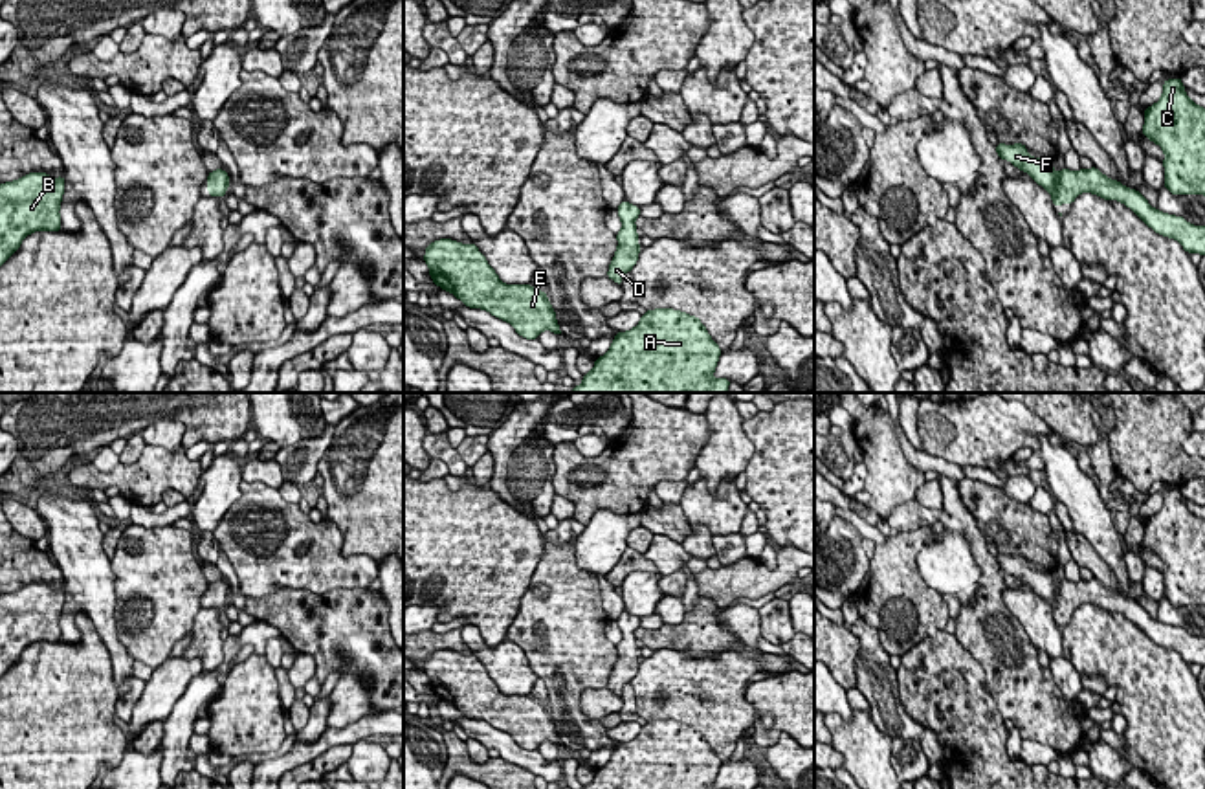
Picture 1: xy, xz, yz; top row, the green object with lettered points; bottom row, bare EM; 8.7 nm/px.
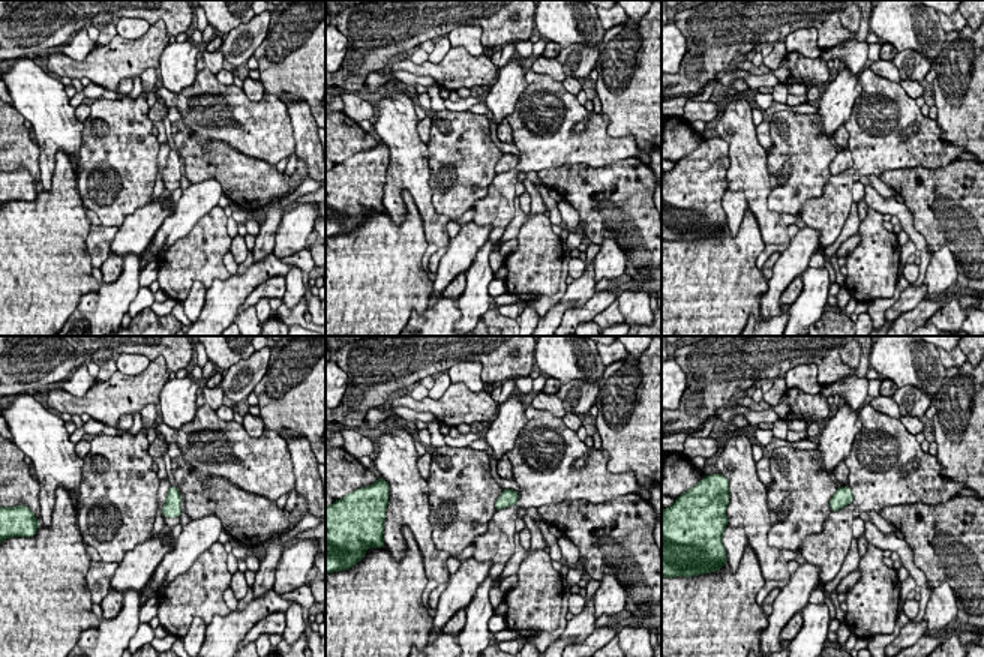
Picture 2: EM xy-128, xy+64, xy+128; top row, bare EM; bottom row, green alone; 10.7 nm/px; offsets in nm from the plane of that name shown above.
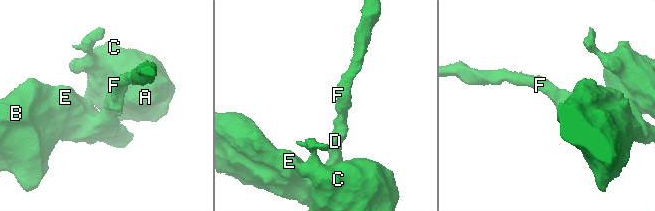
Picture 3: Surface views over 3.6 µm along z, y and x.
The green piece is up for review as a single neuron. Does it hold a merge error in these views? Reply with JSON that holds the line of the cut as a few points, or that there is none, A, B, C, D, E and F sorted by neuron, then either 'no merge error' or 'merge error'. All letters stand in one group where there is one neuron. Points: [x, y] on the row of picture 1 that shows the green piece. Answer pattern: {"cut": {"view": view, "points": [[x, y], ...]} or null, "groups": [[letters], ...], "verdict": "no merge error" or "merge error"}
{"cut": null, "groups": [["A", "B", "C", "D", "E", "F"]], "verdict": "no merge error"}

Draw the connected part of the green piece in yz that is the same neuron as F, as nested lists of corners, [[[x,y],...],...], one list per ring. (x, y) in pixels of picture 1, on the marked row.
[[[998,143],[1000,160],[1011,161],[1022,172],[1049,191],[1053,206],[1073,204],[1080,193],[1093,193],[1104,200],[1117,200],[1130,207],[1155,233],[1177,240],[1187,253],[1205,255],[1205,226],[1192,226],[1183,217],[1154,209],[1148,200],[1135,189],[1102,174],[1097,167],[1056,172],[1049,160],[1033,158],[1022,143]]]

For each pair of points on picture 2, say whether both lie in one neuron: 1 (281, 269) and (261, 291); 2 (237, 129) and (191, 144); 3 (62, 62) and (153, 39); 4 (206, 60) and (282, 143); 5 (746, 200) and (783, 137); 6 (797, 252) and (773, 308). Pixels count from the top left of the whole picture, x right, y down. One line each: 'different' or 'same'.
1: different
2: different
3: same
4: different
5: different
6: same

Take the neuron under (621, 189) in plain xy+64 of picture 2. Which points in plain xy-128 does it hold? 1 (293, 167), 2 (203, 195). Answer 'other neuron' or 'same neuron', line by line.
1: other neuron
2: other neuron

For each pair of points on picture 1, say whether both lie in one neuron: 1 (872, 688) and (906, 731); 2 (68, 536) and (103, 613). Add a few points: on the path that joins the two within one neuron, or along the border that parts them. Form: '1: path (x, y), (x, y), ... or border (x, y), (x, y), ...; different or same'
1: path (883, 700), (886, 711), (895, 720); same
2: path (79, 555), (87, 569), (88, 588), (96, 595); same

